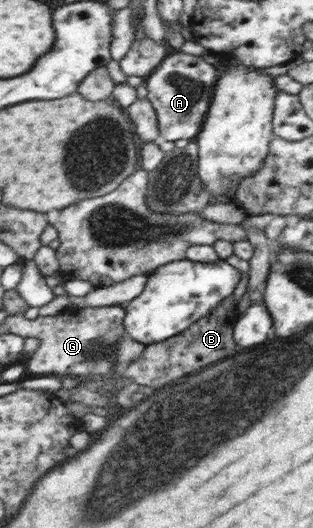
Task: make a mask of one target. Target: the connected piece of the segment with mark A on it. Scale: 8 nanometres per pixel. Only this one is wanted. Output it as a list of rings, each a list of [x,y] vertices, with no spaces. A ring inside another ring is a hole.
[[[178,51],[165,57],[155,71],[150,72],[144,81],[146,85],[146,99],[152,103],[156,111],[157,125],[160,128],[160,140],[178,141],[190,139],[201,131],[200,125],[205,121],[206,109],[209,109],[213,98],[212,87],[216,87],[216,69],[212,64],[204,63],[200,56],[194,56]]]

